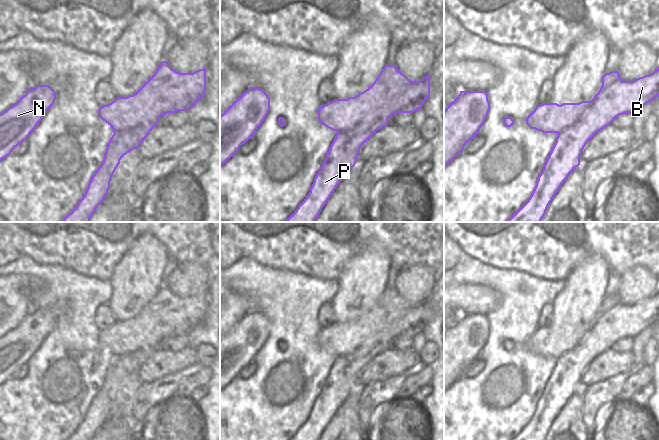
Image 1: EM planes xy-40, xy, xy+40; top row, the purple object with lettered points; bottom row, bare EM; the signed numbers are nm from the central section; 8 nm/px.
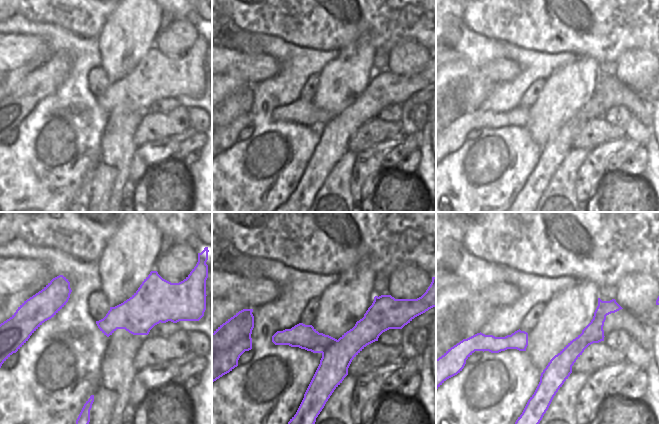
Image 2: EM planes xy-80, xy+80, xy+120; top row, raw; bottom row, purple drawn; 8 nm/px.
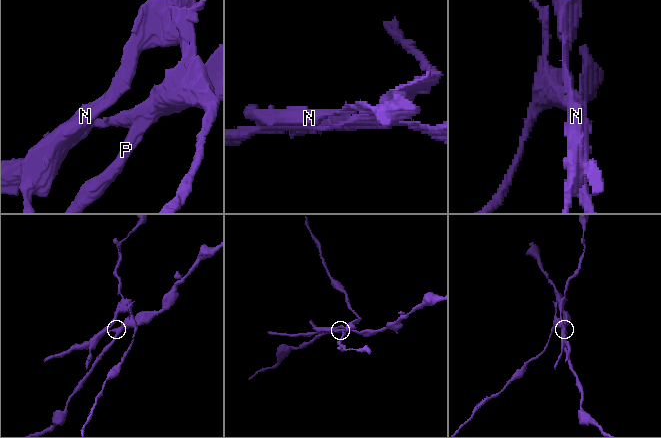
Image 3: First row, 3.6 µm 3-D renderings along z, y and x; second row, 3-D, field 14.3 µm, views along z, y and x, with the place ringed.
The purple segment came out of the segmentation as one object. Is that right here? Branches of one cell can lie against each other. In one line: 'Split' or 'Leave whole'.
Split

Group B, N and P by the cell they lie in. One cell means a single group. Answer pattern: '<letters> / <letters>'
B P / N

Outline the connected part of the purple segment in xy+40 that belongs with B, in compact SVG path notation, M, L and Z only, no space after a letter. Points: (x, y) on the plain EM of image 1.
M659 291L651 298L633 305L617 305L610 309L597 323L603 329L598 338L587 343L584 339L575 349L562 355L544 388L544 392L530 422L512 440L544 440L546 434L568 400L580 389L580 380L586 368L602 353L609 350L619 339L635 338L659 319Z

